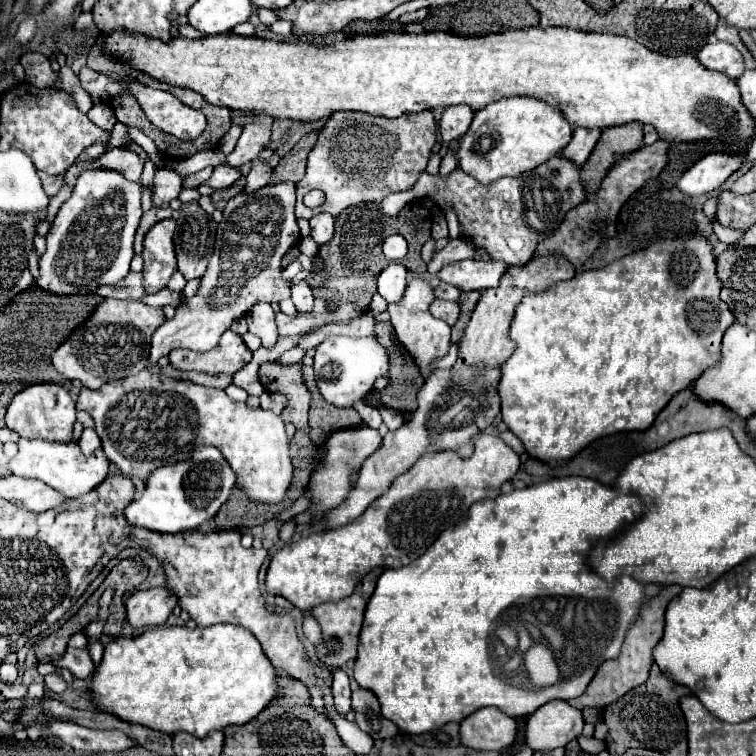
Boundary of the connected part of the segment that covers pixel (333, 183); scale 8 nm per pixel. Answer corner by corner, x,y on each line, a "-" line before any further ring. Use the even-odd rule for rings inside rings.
430,110
424,112
412,112
402,114
398,118
384,118
374,116
368,112
336,112
330,116
330,120
324,124
316,146
312,148
312,154
308,156
306,176
296,184
296,216
310,218
320,212
328,212
332,216
338,216
348,206
358,206
364,202
380,202
390,192
404,192
410,190
420,174
426,170
428,158
432,154
432,148
436,144
436,122
-
320,188
326,194
326,202
318,208
306,208
302,198
306,192

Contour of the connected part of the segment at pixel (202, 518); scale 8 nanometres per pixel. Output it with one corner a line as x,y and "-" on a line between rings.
204,446
192,454
188,462
176,466
164,466
156,470
146,484
144,494
126,506
124,514
132,526
140,526
160,534
180,534
186,530
198,530
202,524
210,522
220,506
228,500
234,486
234,474
224,456
212,448

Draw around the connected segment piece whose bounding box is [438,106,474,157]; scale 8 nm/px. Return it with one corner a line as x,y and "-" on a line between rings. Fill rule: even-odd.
450,106
442,112
442,118
438,122
438,128
440,128
440,134
442,134
442,147
439,151
441,157
446,154
448,150
448,142
454,140
454,138
462,138
470,124
472,124
472,116
474,116
474,110
470,106

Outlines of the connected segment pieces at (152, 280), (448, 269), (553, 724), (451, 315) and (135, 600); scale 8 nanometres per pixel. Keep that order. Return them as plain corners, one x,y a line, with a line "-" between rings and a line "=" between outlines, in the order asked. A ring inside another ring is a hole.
162,220
154,224
144,238
144,288
148,294
162,290
176,272
174,250
176,220
=
460,260
444,266
438,278
460,290
486,290
498,286
498,280
508,272
510,264
502,260
=
550,700
528,716
526,744
532,750
560,748
578,738
582,728
584,718
578,708
572,708
566,700
=
434,300
432,306
430,306
430,312
432,316
448,322
450,326
456,324
458,316
460,316
460,306
458,302
448,302
448,300
=
168,586
138,590
126,602
126,618
132,628
160,626
178,606
176,594

